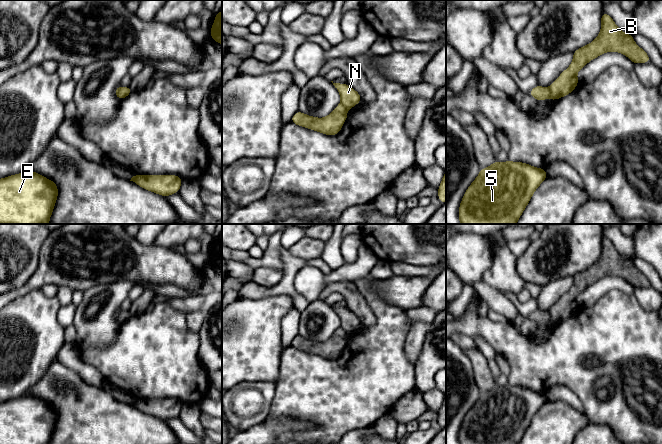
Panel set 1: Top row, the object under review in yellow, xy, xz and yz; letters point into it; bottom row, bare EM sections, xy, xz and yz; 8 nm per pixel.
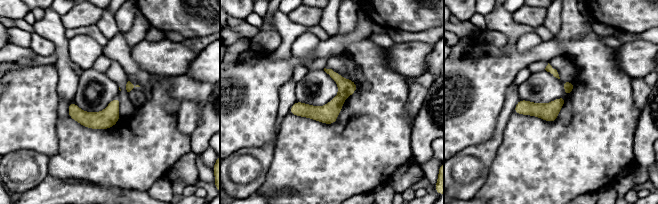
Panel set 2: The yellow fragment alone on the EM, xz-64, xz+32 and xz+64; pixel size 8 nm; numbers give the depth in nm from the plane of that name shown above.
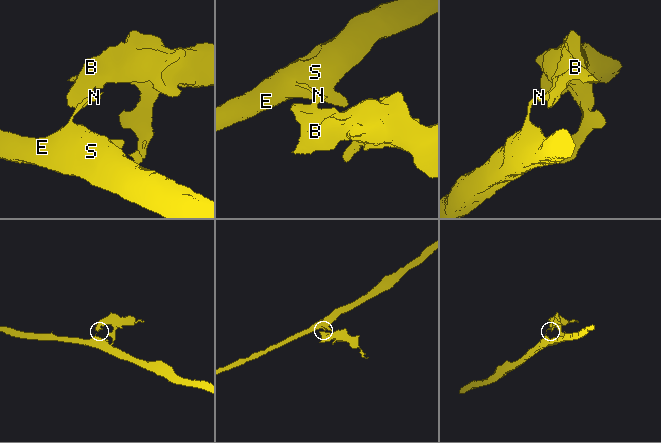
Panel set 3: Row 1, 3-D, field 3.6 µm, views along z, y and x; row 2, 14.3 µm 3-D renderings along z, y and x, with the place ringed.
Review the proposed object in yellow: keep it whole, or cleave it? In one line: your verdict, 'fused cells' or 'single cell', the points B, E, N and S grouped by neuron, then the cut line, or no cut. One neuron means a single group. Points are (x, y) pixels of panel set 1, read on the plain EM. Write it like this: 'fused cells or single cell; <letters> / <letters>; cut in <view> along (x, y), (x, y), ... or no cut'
fused cells; B / E N S; cut in yz along (549, 311), (551, 322)

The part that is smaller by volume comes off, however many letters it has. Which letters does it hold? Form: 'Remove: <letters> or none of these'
Remove: B

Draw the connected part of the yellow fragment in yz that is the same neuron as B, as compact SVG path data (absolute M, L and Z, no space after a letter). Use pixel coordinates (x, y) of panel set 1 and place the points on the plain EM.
M603 236L601 240L601 254L599 259L588 269L573 276L573 285L550 310L551 323L558 324L570 318L578 309L577 296L588 286L597 282L605 276L619 276L628 281L634 288L651 286L649 279L634 265L633 259L627 258L619 253L609 238Z

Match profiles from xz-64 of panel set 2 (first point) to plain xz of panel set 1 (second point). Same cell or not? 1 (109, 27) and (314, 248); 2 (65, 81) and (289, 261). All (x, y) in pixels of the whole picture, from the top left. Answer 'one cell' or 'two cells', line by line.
1: two cells
2: two cells

